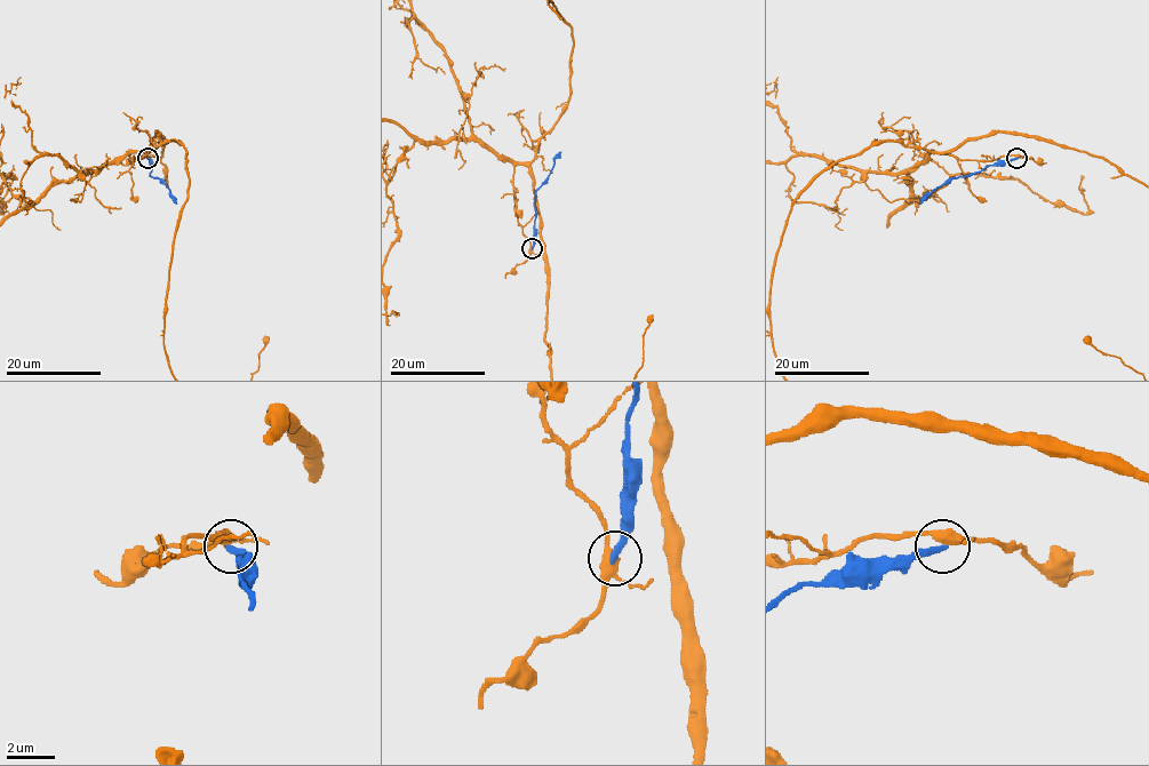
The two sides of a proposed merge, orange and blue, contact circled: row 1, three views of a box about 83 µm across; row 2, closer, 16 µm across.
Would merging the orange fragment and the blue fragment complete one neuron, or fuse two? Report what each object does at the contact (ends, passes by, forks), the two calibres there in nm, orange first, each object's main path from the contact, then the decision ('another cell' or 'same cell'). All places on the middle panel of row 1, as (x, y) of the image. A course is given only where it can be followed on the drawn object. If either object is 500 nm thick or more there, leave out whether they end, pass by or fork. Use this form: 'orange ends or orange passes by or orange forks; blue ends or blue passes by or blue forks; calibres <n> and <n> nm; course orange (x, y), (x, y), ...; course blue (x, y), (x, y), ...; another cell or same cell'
orange forks; blue ends; calibres 320 and 280 nm; course blue (532, 248), (535, 191), (560, 151); another cell

